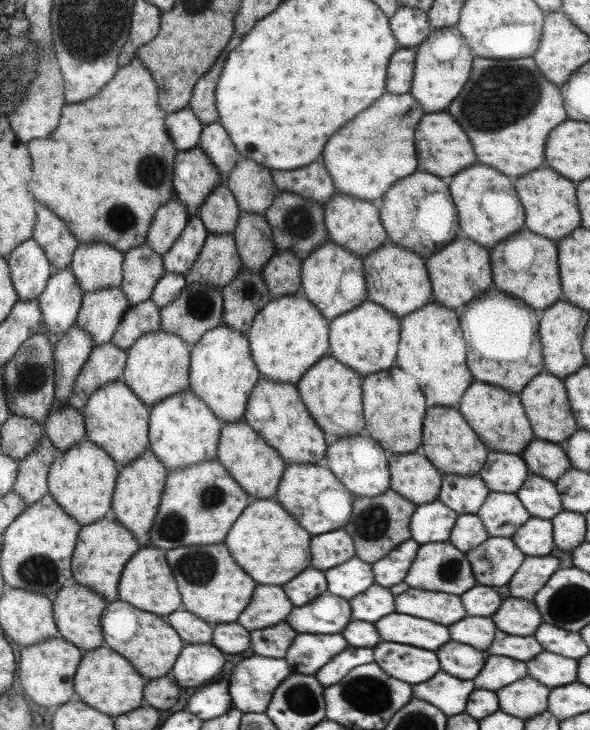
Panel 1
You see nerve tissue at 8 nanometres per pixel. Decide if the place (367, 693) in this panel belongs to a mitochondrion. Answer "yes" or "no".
yes

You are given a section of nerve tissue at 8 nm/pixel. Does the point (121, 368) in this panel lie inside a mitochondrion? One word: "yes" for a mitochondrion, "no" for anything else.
no

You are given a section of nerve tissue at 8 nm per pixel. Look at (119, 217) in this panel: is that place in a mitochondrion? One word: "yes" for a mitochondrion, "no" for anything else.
yes

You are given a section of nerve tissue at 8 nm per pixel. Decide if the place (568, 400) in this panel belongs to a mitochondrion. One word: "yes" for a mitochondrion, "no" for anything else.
no

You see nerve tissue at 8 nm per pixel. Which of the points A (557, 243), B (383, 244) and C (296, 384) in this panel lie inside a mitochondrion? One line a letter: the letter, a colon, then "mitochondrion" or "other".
A: other
B: other
C: other

